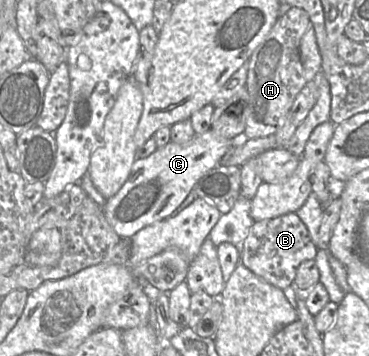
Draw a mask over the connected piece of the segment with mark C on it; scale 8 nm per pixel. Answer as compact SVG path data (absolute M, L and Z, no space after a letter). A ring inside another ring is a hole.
M209 130L195 135L185 143L169 142L162 147L158 147L155 152L146 158L137 157L126 182L114 196L106 199L102 205L107 221L118 235L130 239L142 228L169 218L176 213L178 207L207 172L220 165L221 159L233 146L240 145L248 139L250 138L246 137L244 132L228 139L213 130Z

